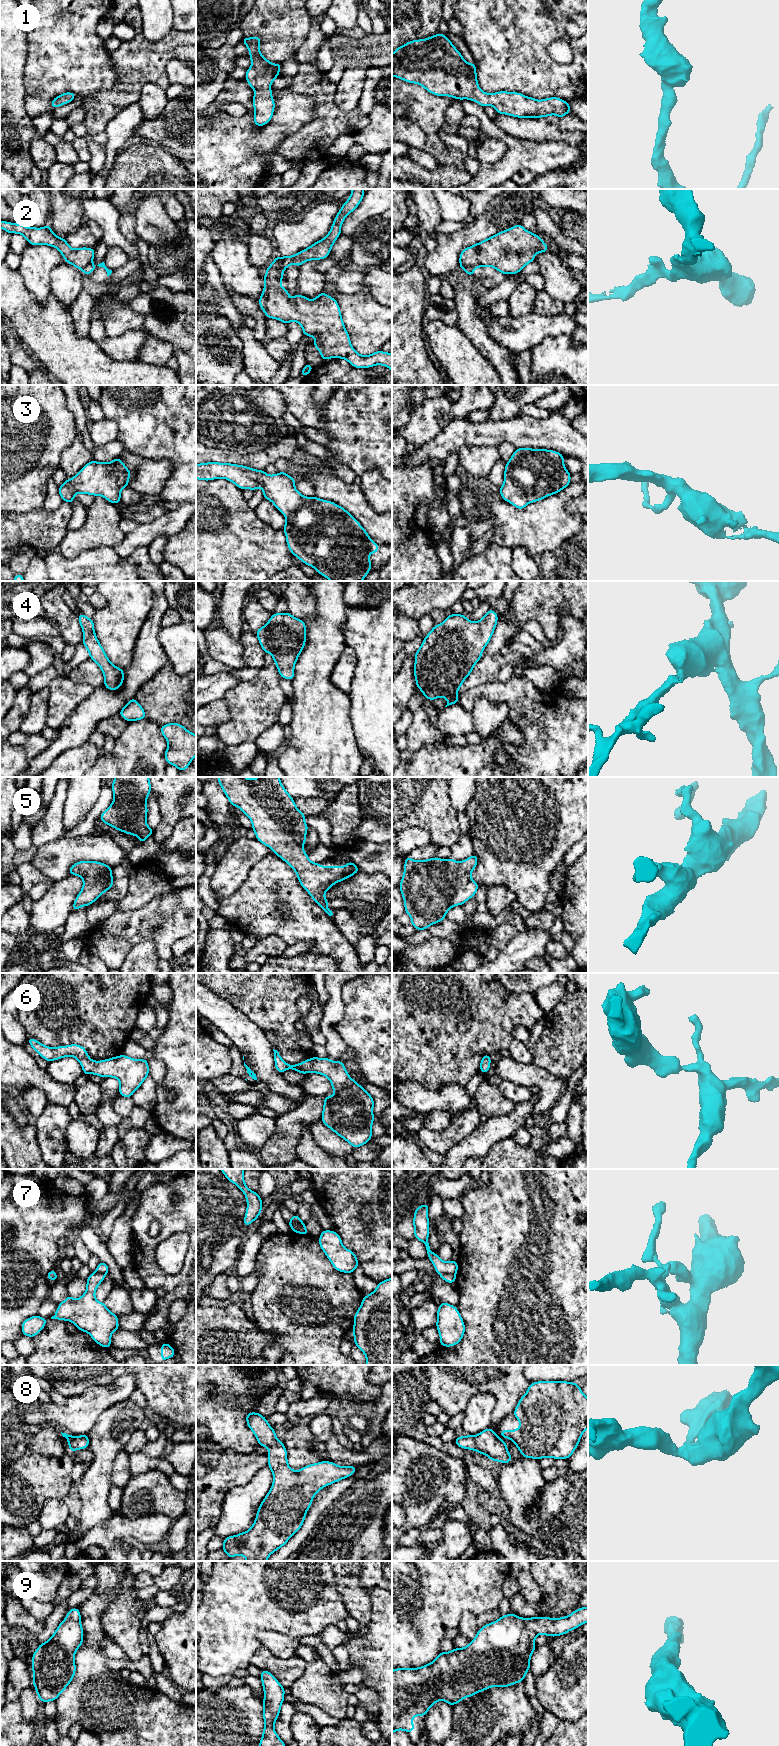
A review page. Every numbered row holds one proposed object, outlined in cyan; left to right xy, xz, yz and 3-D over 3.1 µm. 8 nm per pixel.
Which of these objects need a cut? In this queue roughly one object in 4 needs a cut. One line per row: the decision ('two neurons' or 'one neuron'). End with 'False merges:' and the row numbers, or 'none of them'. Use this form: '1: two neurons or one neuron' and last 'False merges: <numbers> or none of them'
1: one neuron
2: two neurons
3: one neuron
4: one neuron
5: one neuron
6: one neuron
7: two neurons
8: one neuron
9: one neuron
False merges: 2, 7

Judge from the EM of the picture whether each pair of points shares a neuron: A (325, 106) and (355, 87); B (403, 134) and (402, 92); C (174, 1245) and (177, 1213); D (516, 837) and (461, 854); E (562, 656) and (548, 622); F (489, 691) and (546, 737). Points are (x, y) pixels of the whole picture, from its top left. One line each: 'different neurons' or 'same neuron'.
A: different neurons
B: different neurons
C: different neurons
D: different neurons
E: different neurons
F: same neuron

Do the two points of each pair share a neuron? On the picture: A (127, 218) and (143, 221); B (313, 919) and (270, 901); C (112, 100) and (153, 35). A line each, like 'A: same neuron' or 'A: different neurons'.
A: different neurons
B: same neuron
C: different neurons

